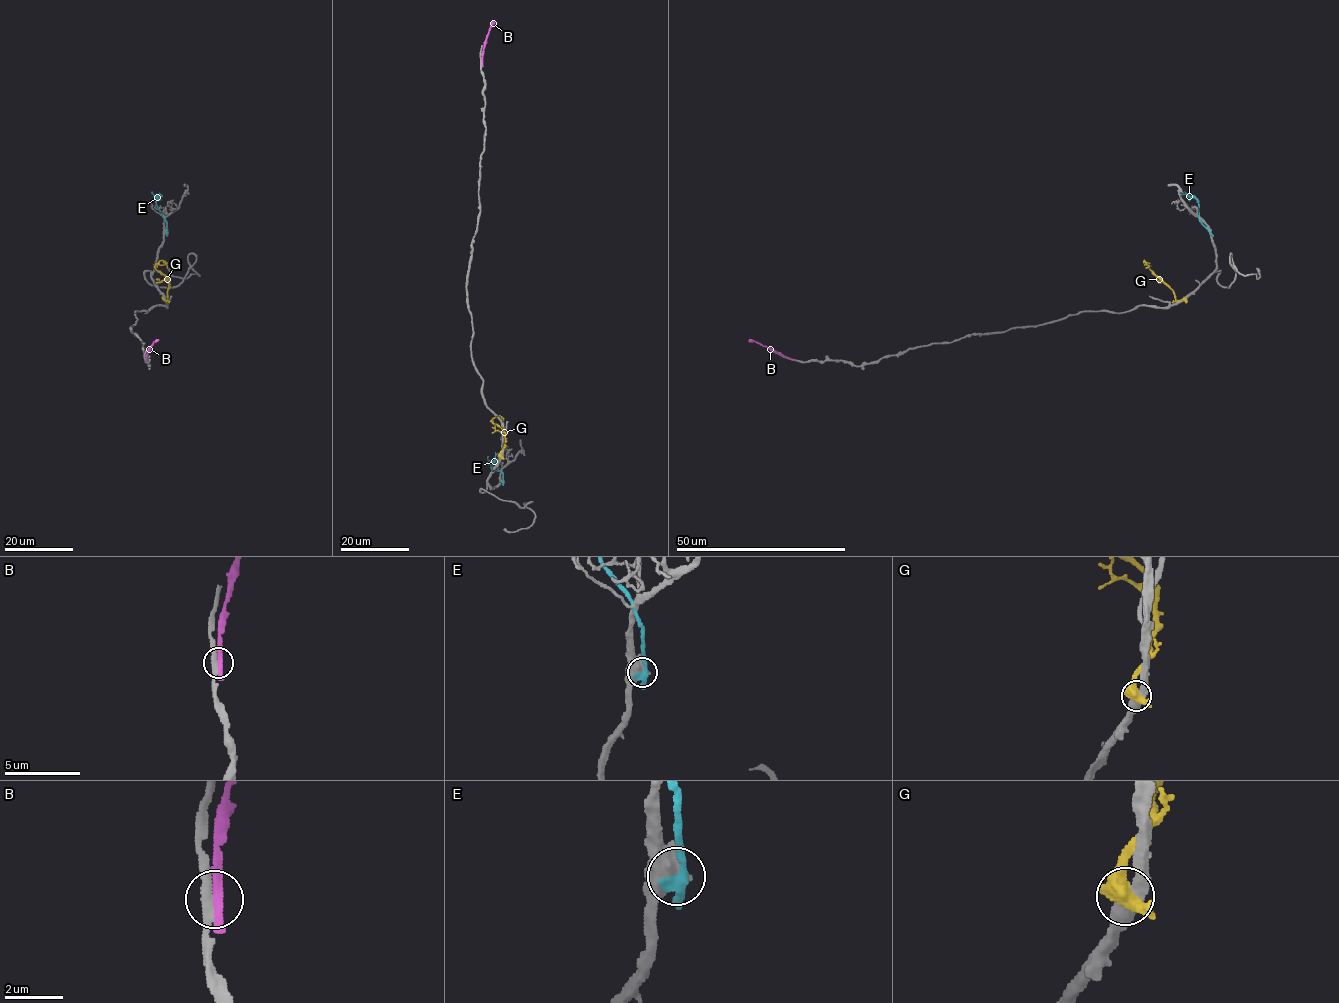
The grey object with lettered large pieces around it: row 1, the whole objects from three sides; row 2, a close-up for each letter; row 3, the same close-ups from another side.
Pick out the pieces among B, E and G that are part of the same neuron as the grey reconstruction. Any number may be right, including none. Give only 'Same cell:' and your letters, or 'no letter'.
Same cell: no letter

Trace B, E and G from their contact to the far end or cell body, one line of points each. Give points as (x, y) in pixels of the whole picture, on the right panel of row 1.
B: (790, 358), (748, 340)
E: (1210, 232), (1199, 219), (1198, 201), (1185, 194), (1181, 196)
G: (1185, 299), (1176, 300), (1175, 293), (1146, 264), (1146, 268)

